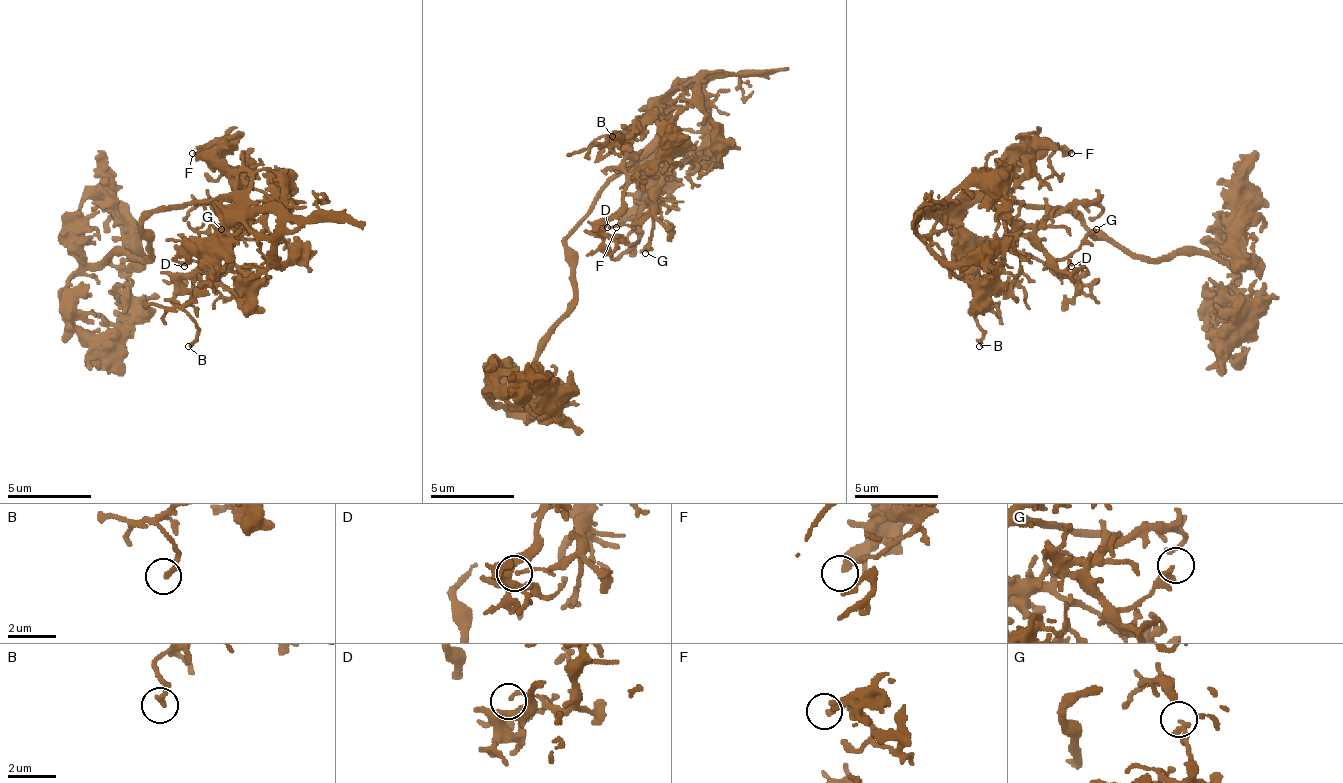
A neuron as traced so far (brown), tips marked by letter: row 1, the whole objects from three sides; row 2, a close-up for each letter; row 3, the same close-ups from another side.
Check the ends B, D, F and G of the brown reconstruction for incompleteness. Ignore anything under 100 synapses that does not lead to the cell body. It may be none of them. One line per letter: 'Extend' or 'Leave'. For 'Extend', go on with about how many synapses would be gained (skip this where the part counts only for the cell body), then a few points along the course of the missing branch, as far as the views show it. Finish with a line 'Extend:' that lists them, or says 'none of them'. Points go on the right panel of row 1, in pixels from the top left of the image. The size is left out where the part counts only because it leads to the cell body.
B: Leave
D: Leave
F: Leave
G: Leave
Extend: none of them

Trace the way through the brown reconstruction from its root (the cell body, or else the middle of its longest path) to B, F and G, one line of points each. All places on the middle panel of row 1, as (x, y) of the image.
B: (566, 240), (657, 127), (649, 119), (616, 144), (607, 140), (620, 136), (612, 136)
F: (566, 240), (591, 202), (616, 177), (657, 148), (657, 156), (641, 173), (637, 207), (616, 227)
G: (566, 240), (591, 202), (653, 148), (670, 156), (687, 152), (657, 190), (653, 240), (645, 253)

